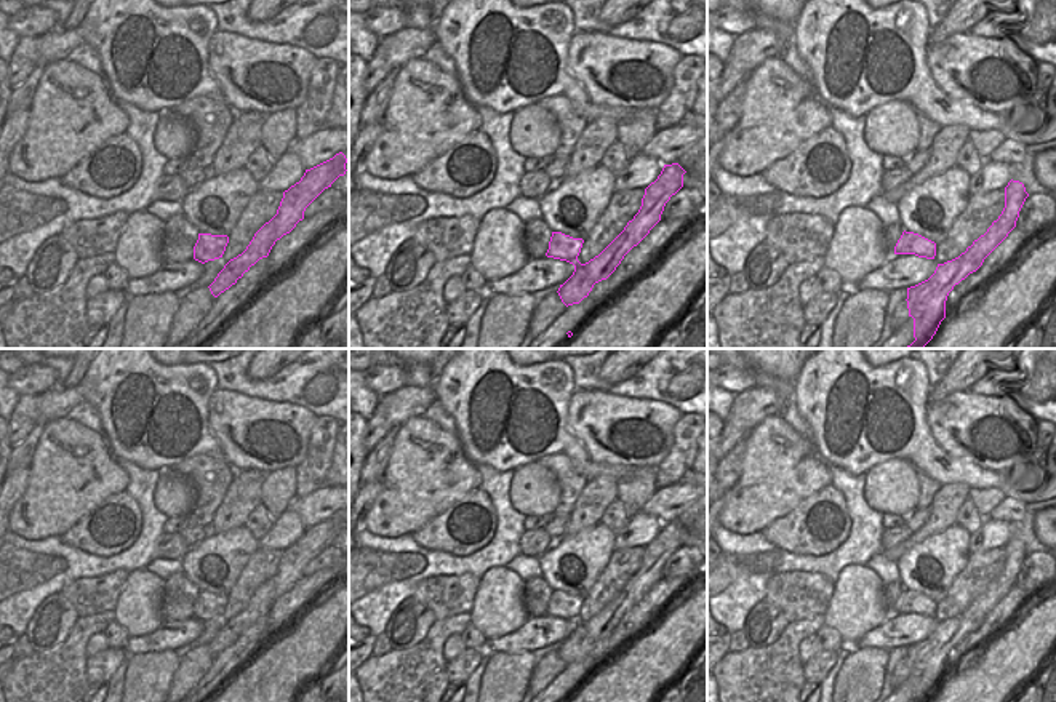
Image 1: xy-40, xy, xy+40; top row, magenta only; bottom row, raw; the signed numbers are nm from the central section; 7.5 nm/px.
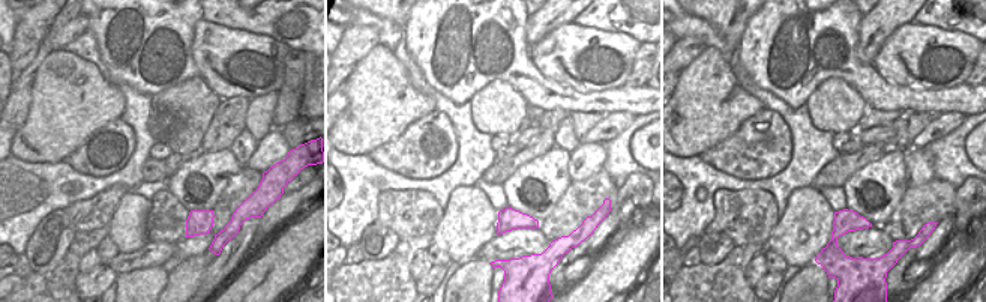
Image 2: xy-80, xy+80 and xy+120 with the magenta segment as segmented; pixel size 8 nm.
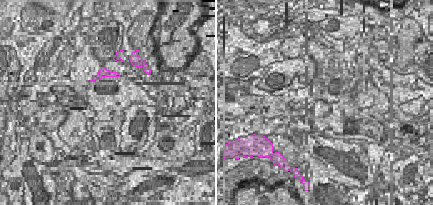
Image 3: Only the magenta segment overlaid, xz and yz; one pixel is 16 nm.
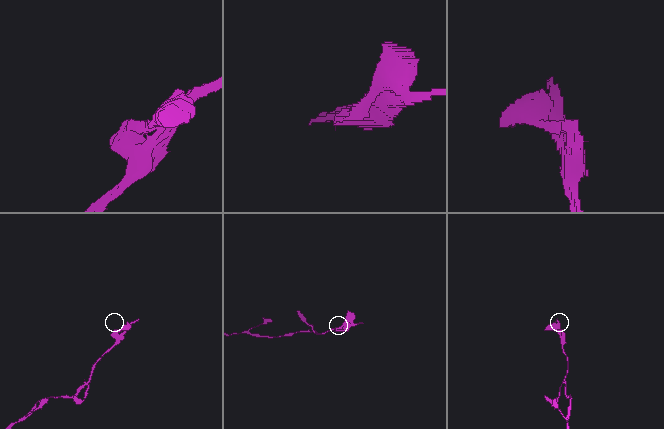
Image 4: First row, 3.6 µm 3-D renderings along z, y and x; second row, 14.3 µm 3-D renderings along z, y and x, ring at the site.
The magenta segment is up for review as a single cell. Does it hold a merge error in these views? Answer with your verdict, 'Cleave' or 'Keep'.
Keep.

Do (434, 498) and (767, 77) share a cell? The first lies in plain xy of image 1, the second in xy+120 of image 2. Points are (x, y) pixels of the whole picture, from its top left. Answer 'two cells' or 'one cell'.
two cells

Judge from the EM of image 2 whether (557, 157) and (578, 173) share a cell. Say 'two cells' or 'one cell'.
two cells

